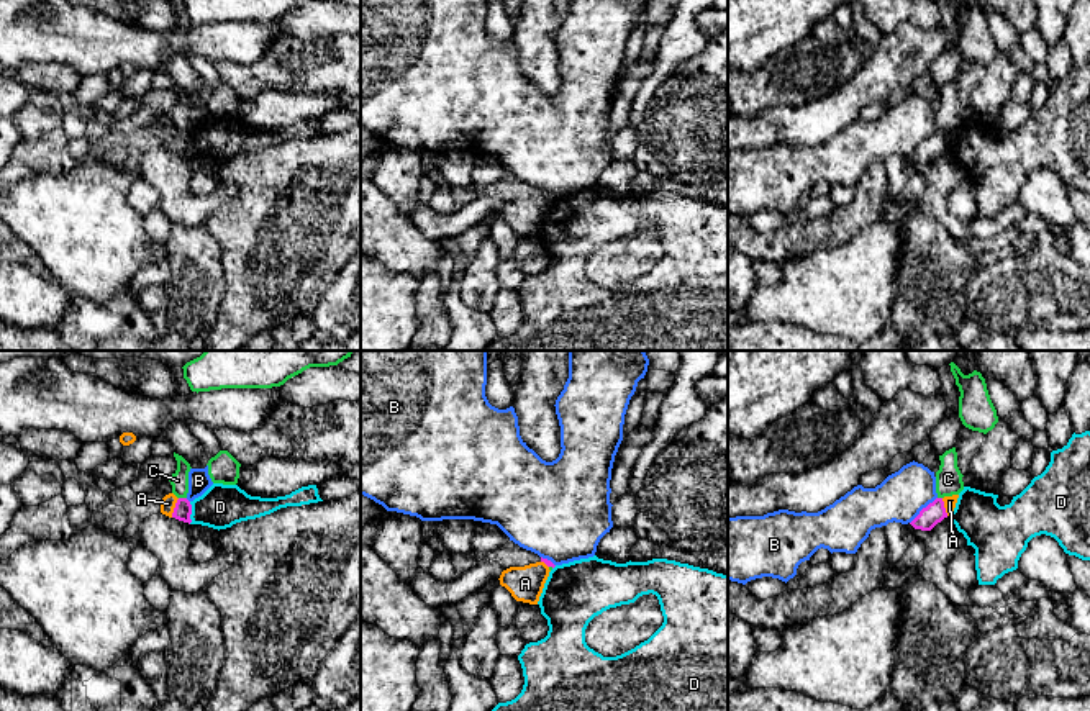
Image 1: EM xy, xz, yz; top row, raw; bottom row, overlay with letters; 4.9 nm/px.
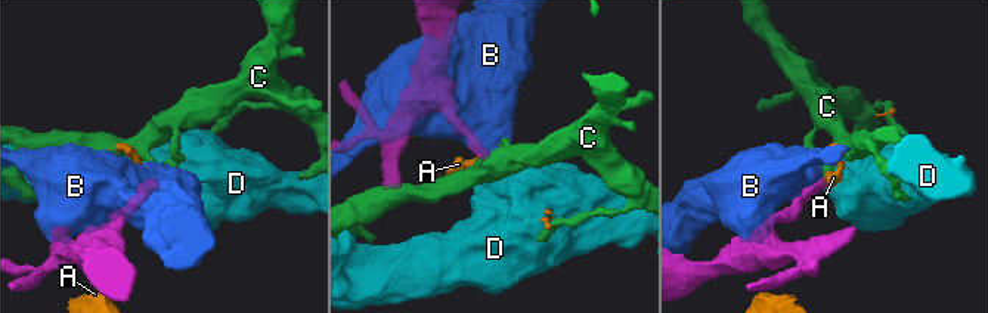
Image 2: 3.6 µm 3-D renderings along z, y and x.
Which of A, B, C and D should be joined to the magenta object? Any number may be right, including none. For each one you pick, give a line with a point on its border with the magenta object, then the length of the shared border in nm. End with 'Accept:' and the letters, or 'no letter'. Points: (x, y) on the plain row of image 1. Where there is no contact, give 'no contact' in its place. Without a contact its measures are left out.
Accept: no letter

